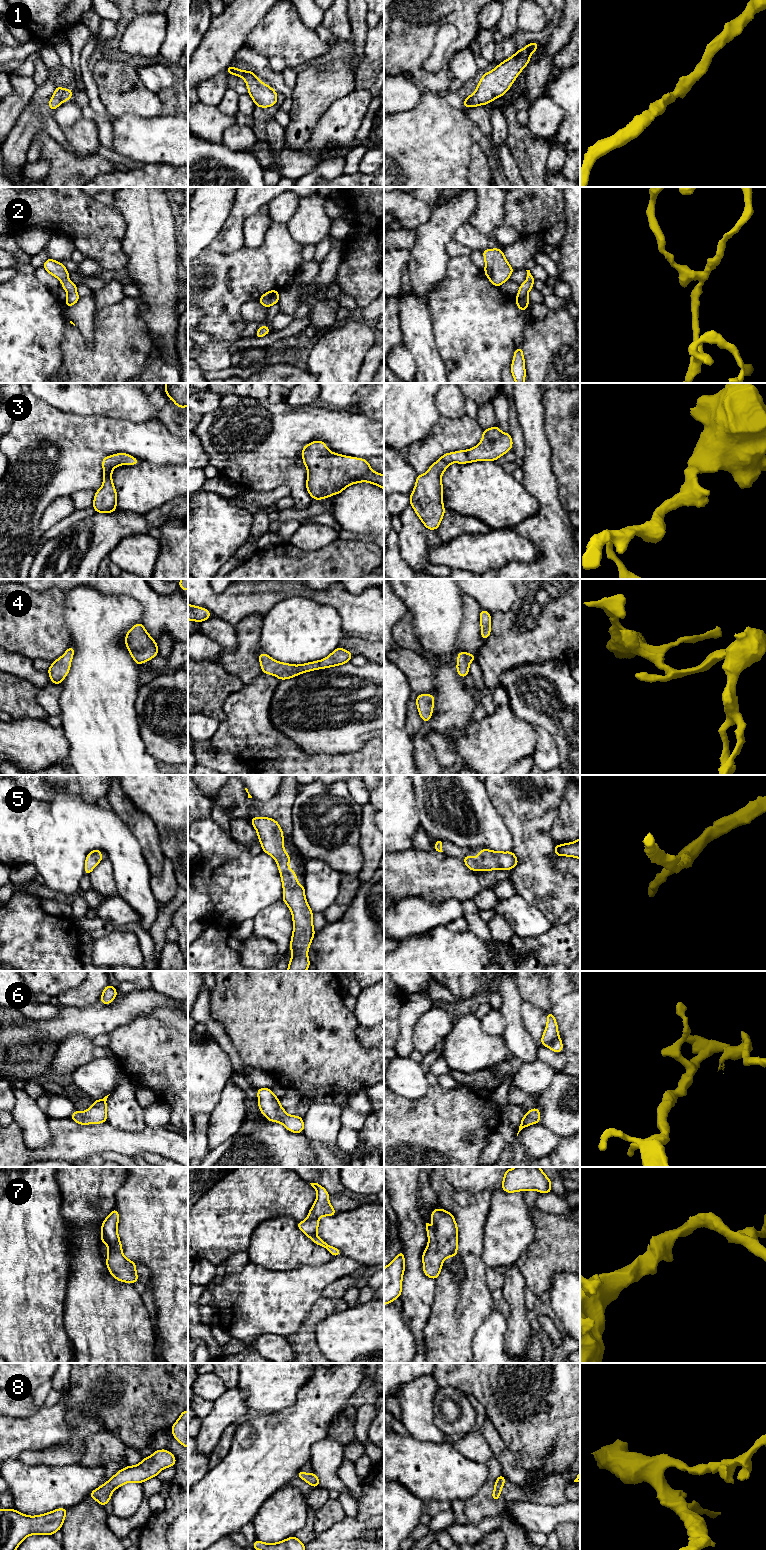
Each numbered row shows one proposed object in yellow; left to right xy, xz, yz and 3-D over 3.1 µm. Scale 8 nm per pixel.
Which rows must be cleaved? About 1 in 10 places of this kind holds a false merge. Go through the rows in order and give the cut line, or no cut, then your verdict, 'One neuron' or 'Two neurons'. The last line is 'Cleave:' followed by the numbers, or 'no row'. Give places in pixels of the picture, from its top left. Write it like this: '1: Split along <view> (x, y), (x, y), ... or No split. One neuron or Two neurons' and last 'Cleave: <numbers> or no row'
1: No split. One neuron
2: No split. One neuron
3: No split. One neuron
4: No split. One neuron
5: No split. One neuron
6: No split. One neuron
7: No split. One neuron
8: No split. One neuron
Cleave: no row

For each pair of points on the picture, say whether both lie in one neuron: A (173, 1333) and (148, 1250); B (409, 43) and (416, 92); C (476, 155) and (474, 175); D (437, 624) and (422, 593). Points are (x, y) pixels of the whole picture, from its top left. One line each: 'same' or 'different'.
A: same
B: different
C: same
D: same

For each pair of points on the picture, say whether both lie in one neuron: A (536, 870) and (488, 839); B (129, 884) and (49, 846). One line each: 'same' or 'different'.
A: different
B: same

